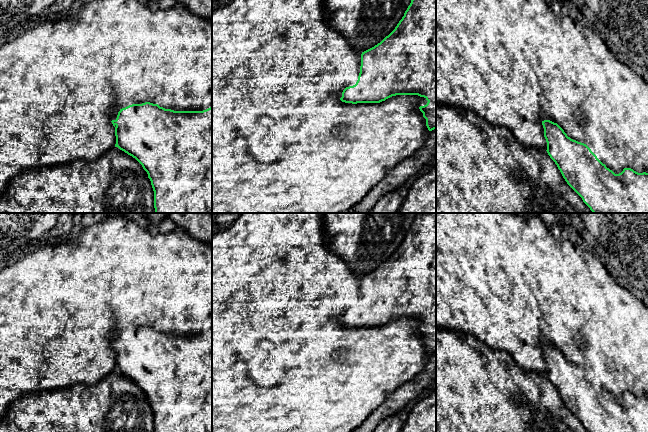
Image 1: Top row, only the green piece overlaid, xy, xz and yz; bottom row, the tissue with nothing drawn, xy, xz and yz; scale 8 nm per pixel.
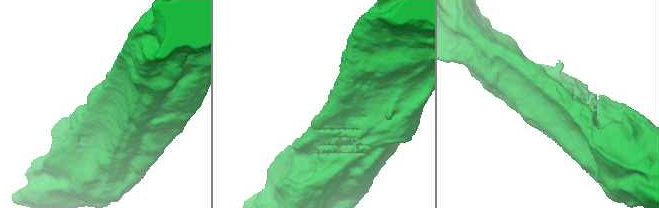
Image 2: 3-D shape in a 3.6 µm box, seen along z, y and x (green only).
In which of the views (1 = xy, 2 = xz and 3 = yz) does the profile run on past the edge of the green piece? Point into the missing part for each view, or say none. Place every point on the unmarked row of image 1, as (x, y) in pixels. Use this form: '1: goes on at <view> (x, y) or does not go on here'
1: does not go on here
2: does not go on here
3: does not go on here

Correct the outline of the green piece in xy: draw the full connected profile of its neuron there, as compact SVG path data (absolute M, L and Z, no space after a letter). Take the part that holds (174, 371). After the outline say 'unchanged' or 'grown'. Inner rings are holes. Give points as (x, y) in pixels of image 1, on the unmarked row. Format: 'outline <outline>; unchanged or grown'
outline M145 326L120 333L117 342L111 346L115 351L115 371L135 382L147 396L154 415L154 432L212 432L212 331L203 335L174 335Z; unchanged

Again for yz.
outline M544 344L542 349L548 379L557 389L567 408L582 422L589 432L648 432L648 397L638 397L631 392L624 392L621 397L615 398L597 382L586 368L568 361L557 347Z; unchanged

